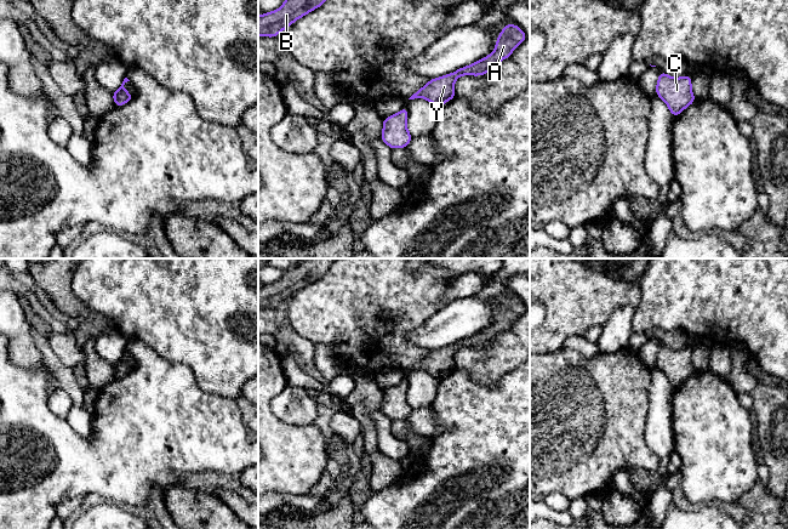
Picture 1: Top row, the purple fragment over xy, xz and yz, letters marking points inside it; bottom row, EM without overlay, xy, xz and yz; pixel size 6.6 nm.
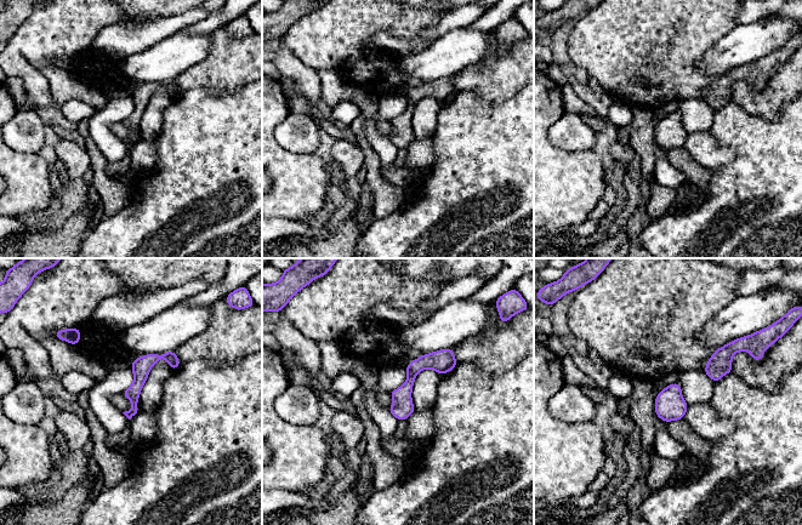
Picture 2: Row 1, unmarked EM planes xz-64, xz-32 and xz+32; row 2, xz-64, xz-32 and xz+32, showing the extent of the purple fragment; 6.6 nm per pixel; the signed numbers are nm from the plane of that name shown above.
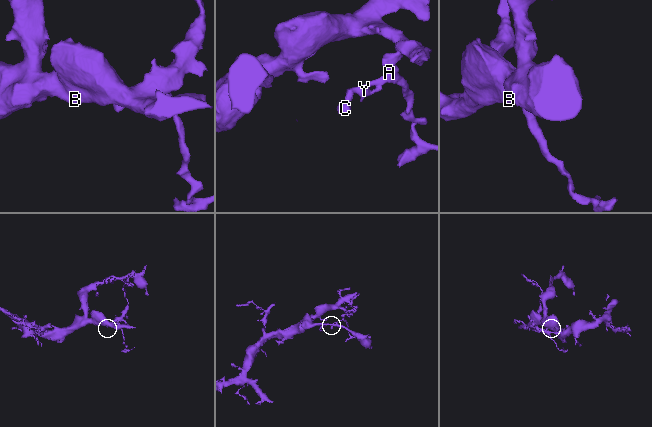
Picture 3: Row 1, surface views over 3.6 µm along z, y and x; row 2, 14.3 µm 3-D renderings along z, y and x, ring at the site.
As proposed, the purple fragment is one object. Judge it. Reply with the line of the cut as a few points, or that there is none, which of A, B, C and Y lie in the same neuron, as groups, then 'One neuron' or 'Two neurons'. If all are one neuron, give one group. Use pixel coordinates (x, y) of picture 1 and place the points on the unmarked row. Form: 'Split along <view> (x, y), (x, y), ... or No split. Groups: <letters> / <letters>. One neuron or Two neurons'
No split. Groups: A B C Y. One neuron

